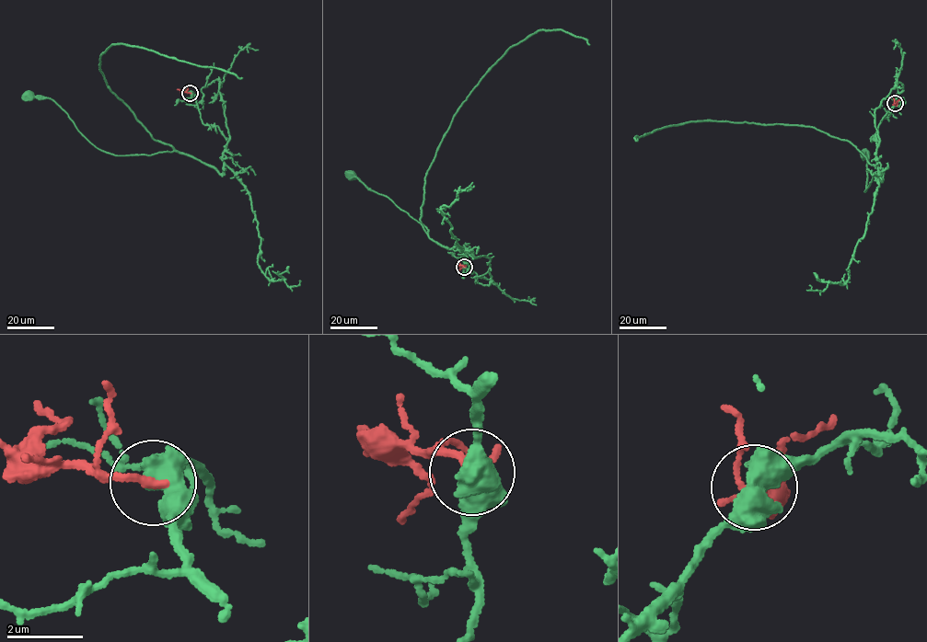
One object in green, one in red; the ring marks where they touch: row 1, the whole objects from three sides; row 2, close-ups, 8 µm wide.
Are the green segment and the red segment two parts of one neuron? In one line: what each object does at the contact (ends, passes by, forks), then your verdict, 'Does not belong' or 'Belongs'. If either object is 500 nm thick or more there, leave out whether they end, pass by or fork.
At the ring green forks. At the ring red ends. Does not belong

